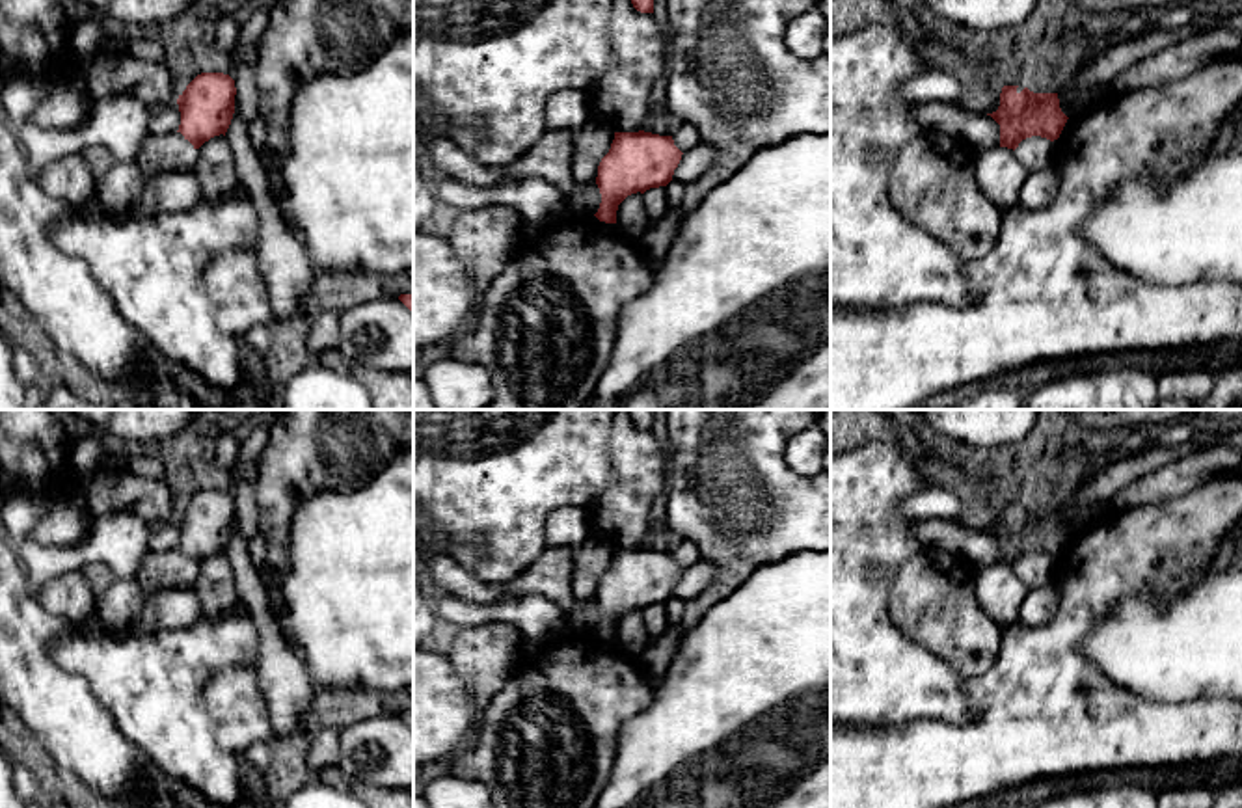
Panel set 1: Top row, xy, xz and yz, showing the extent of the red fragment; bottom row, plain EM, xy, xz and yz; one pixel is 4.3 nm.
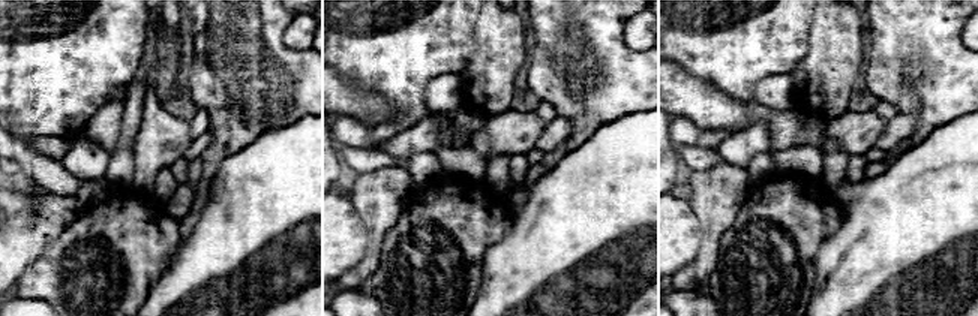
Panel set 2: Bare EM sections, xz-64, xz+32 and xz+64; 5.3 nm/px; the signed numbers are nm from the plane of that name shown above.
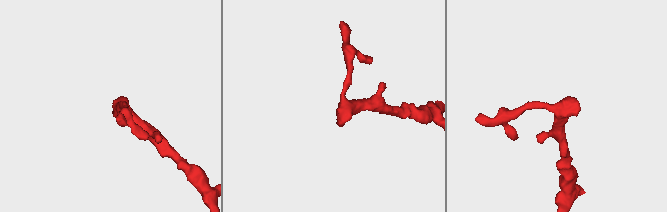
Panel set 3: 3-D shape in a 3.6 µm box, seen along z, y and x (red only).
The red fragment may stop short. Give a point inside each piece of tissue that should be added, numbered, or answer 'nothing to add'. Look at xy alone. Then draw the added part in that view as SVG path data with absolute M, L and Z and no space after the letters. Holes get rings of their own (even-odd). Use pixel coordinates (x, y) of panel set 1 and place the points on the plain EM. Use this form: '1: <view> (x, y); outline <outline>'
1: xy (110, 490); outline M97 465L88 484L88 514L101 519L114 512L138 514L151 525L179 516L166 482Z

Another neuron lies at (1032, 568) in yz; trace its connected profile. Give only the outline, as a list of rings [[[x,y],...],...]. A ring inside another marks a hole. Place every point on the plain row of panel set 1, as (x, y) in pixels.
[[[1041,553],[1026,555],[1019,560],[1017,575],[1028,585],[1037,585],[1048,577],[1050,557]]]

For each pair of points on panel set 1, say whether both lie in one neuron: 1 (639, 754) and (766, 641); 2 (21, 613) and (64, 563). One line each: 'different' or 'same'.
1: same
2: different

